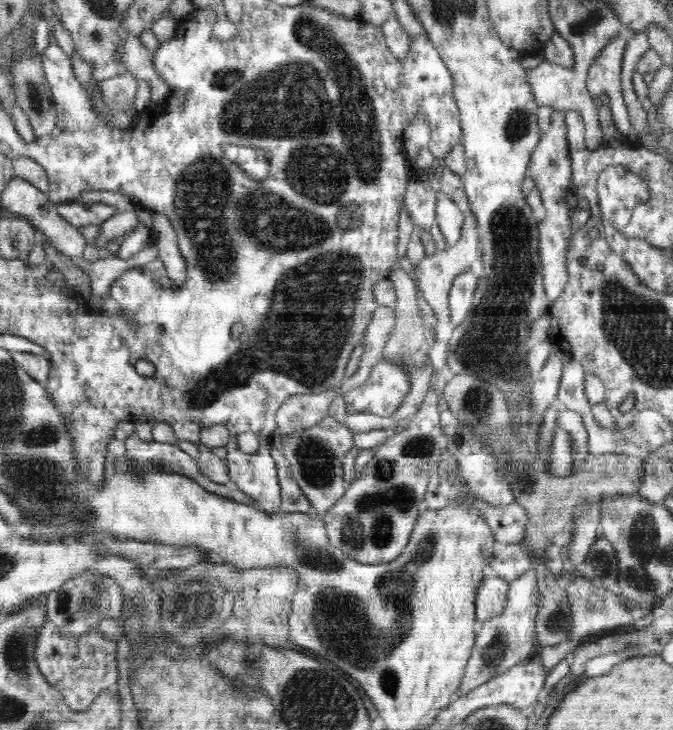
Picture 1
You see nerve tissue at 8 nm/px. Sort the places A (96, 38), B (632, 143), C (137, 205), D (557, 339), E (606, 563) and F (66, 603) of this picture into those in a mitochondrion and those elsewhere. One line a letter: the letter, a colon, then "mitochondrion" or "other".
A: mitochondrion
B: other
C: other
D: other
E: mitochondrion
F: mitochondrion

